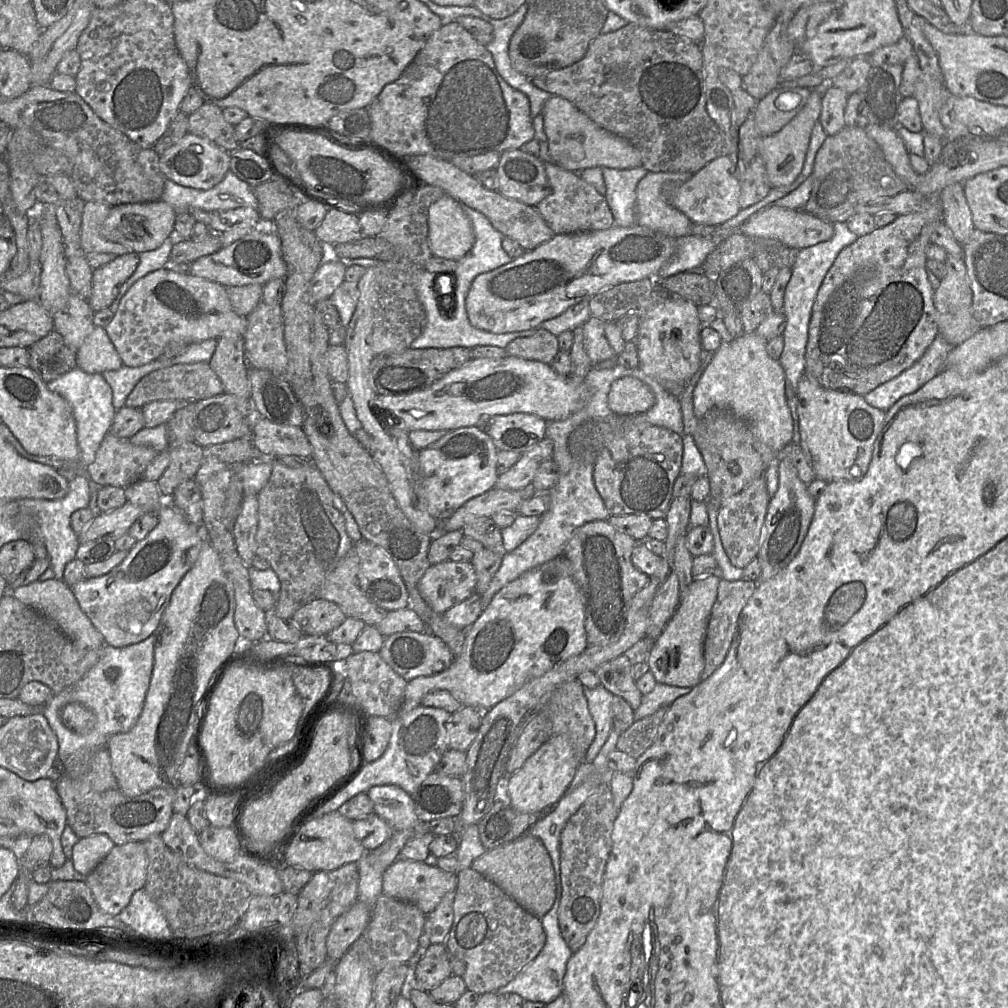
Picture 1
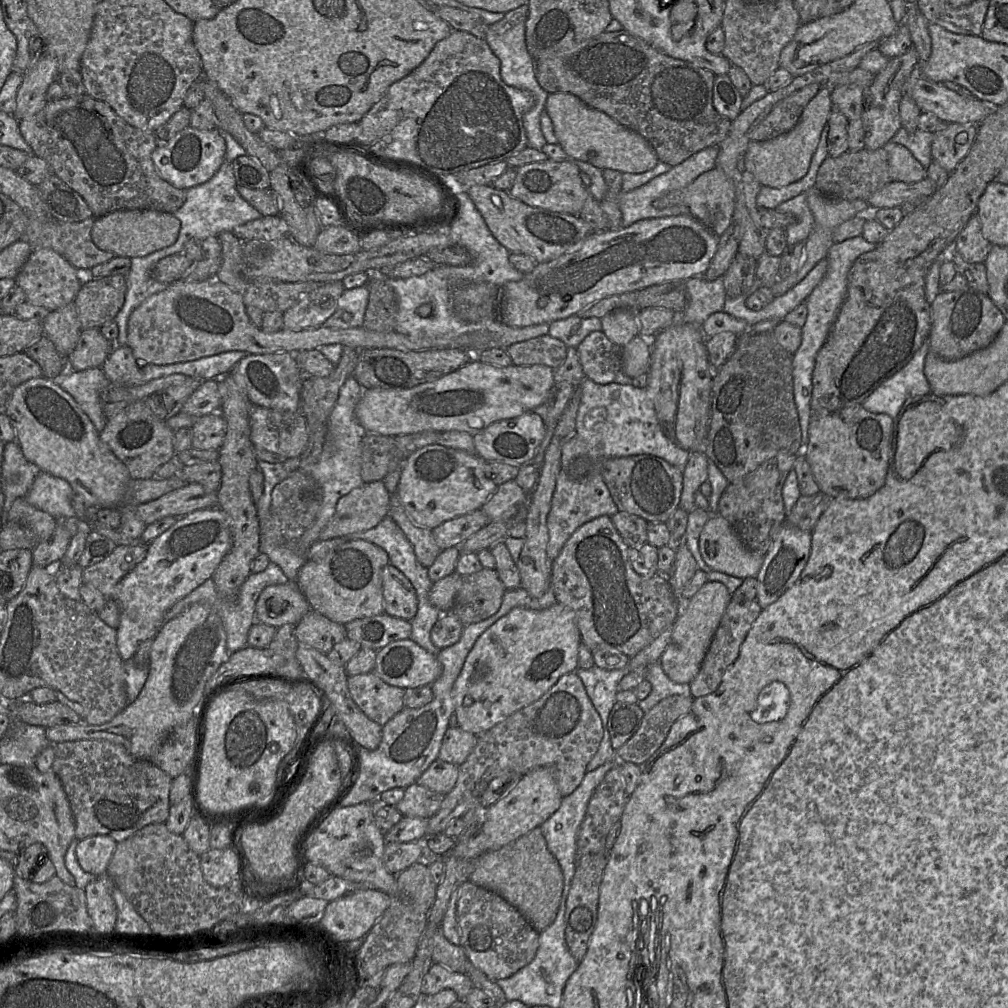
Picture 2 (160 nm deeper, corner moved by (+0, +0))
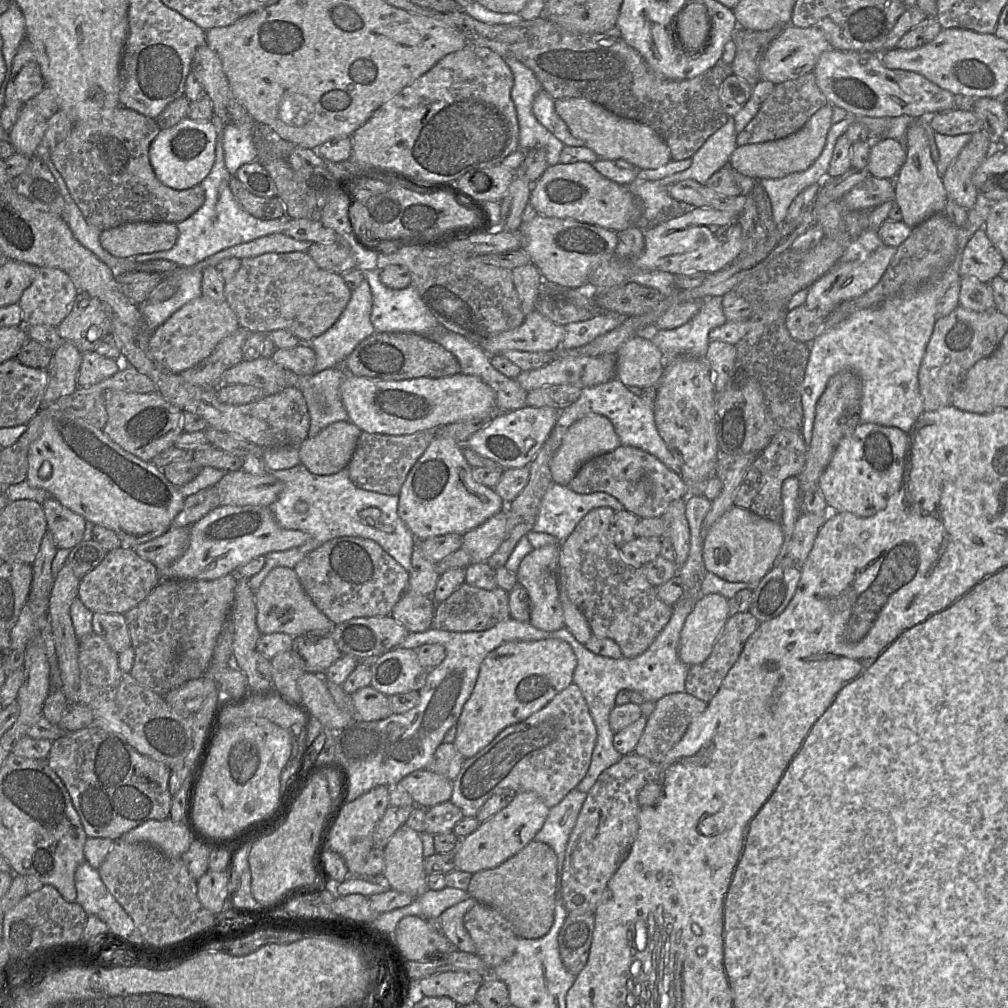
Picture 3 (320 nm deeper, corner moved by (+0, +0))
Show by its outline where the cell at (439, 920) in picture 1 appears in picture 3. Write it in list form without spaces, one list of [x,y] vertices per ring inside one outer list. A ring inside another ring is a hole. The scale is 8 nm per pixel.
[[[471,897],[446,909],[435,921],[435,926],[459,951],[475,953],[475,945],[468,934],[463,918],[477,901]]]

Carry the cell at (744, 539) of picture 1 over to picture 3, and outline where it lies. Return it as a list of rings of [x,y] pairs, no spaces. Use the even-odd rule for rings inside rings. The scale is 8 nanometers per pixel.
[[[787,429],[779,431],[747,469],[736,491],[734,506],[746,509],[762,518],[781,523],[783,515],[782,484],[788,477],[801,474],[807,459],[807,447],[801,433]]]

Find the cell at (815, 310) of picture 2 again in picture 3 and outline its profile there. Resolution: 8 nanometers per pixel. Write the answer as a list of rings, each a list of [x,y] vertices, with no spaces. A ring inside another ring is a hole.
[[[974,207],[967,211],[967,216],[966,226],[958,228],[958,254],[939,280],[924,285],[913,294],[894,297],[875,308],[859,310],[835,327],[821,329],[812,340],[801,384],[802,437],[807,446],[812,439],[817,401],[829,379],[842,371],[851,371],[862,381],[862,423],[896,427],[908,433],[924,412],[918,371],[935,325],[936,306],[950,285],[960,280],[965,245],[978,229],[983,228]]]

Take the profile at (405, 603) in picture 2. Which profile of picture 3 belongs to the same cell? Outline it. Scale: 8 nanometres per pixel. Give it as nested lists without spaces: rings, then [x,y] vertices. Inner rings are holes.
[[[406,591],[394,606],[390,616],[409,633],[424,632],[432,626],[436,605],[431,596]]]

